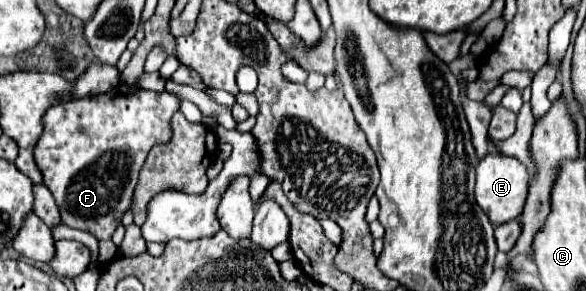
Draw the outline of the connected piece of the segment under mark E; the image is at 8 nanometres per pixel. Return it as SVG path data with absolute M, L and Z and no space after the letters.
M488 153L476 167L476 201L494 225L510 221L522 213L528 191L528 171L516 157L504 153Z

